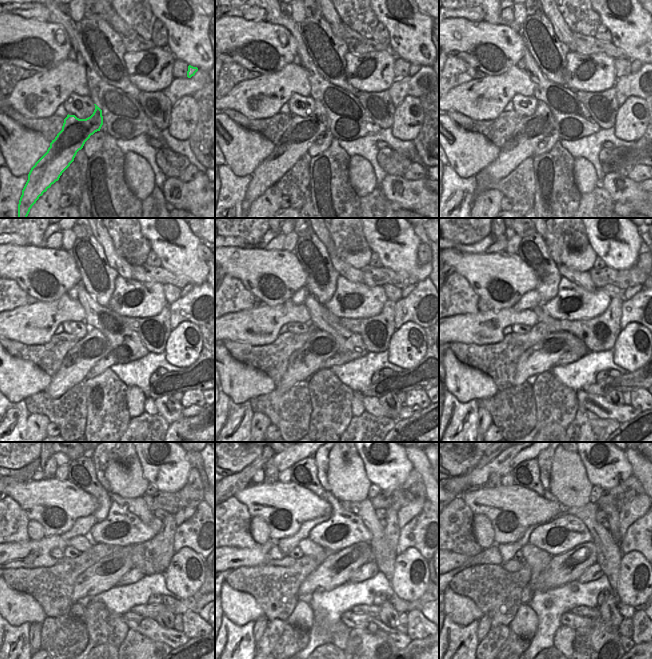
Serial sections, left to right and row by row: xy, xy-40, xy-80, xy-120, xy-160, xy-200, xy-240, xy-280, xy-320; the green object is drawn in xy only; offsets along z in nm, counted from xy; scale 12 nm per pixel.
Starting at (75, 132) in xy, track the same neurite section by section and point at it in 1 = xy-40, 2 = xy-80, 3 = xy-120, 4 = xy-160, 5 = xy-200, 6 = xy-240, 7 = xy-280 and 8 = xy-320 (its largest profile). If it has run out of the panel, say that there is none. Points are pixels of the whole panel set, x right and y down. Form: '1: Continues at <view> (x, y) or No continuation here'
1: Continues at xy-40 (302, 131)
2: Continues at xy-80 (521, 144)
3: Continues at xy-120 (78, 361)
4: Continues at xy-160 (304, 362)
5: Continues at xy-200 (541, 357)
6: Continues at xy-240 (105, 574)
7: Continues at xy-280 (337, 569)
8: Continues at xy-320 (562, 569)

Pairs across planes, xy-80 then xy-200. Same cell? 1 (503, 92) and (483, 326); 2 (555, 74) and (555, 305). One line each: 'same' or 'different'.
1: same
2: different

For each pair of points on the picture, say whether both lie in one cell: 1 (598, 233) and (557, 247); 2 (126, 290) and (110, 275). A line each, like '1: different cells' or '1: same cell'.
1: different cells
2: different cells

